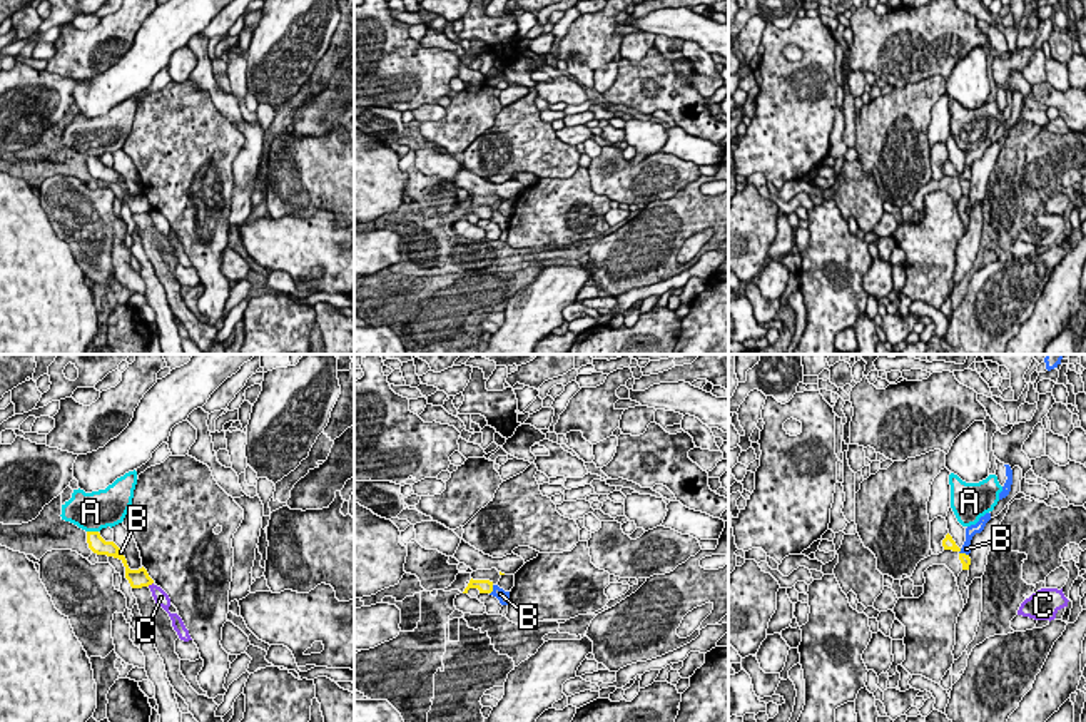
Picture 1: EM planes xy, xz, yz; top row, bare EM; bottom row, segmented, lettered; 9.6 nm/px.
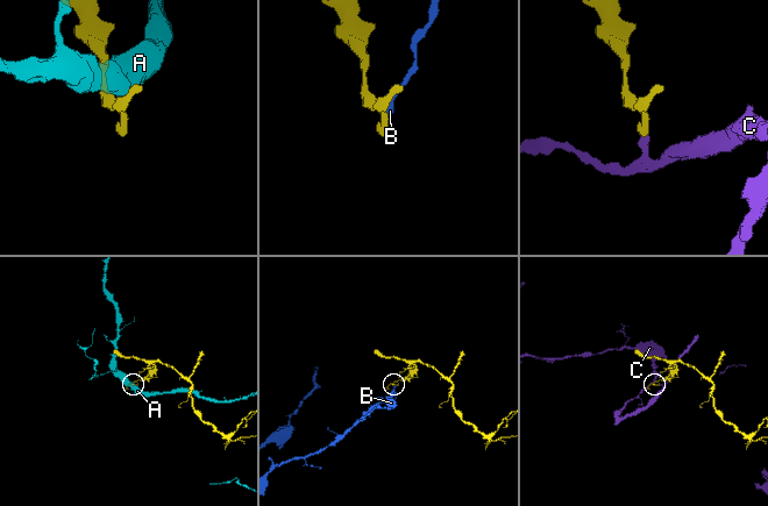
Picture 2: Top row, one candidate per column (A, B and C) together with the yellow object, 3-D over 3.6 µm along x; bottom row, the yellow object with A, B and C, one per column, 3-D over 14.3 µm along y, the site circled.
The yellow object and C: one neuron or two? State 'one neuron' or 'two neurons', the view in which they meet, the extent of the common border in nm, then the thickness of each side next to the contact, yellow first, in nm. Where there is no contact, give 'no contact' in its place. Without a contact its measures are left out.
two neurons; meets yellow in xy; contact 70 nm long; 190 nm thick on the yellow side, 140 nm on the other

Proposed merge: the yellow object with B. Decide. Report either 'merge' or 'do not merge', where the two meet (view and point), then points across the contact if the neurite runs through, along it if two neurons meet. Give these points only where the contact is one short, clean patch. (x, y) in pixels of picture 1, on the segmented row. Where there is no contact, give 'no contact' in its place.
do not merge; meets yellow in xz at (492, 590); border along xz (493, 585), (490, 594)

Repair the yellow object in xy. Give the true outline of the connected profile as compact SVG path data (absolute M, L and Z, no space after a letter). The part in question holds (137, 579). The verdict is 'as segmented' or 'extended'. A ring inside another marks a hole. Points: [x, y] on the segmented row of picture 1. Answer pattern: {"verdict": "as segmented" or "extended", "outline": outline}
{"verdict": "as segmented", "outline": "M87 531L87 543L89 548L97 555L119 558L125 567L125 578L129 580L132 588L142 588L154 583L144 567L139 570L130 570L125 557L119 553L120 548L114 542L105 542L99 531Z"}

